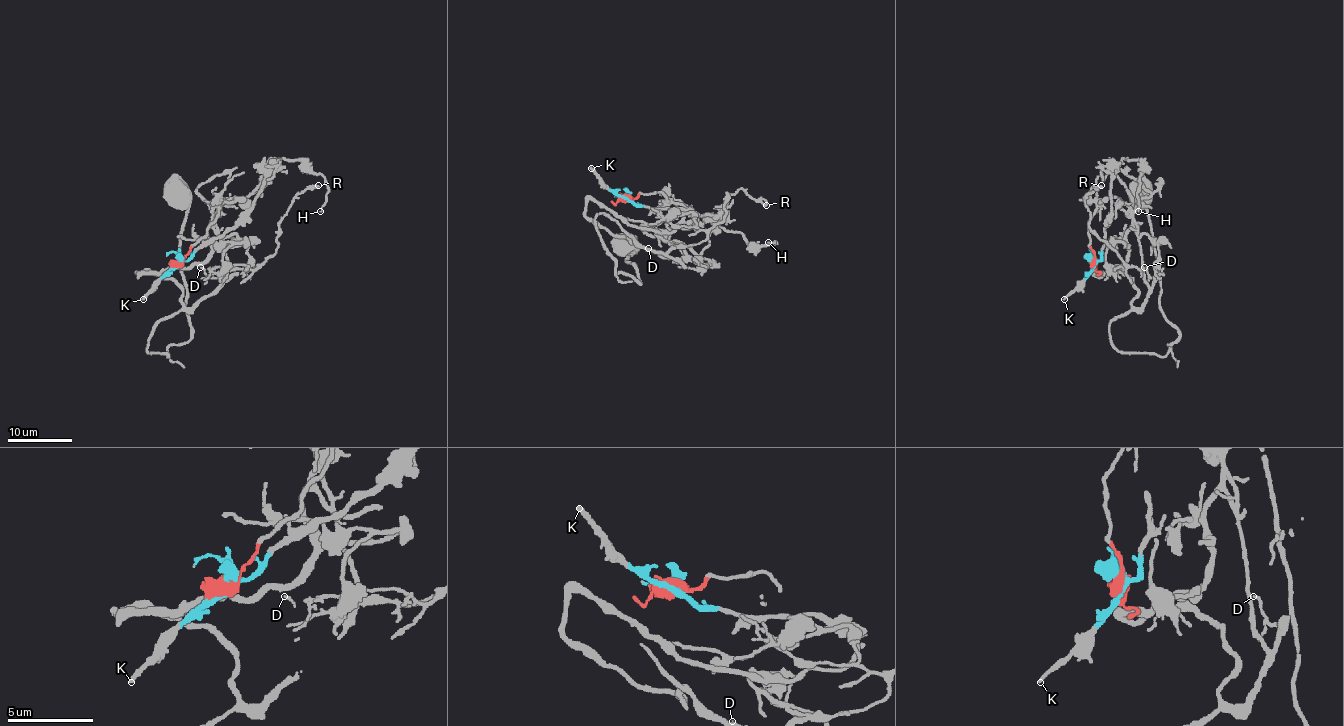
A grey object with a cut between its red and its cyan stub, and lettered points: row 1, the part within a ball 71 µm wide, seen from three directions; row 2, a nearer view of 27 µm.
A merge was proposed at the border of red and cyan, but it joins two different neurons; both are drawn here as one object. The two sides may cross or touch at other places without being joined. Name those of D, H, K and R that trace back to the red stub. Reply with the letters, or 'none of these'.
D, R

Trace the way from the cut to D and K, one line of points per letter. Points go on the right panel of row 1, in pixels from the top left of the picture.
D: (1094, 264), (1088, 222), (1102, 200), (1118, 198), (1138, 229), (1142, 271), (1151, 287), (1154, 277), (1144, 267)
K: (1094, 264), (1092, 271), (1063, 300)

